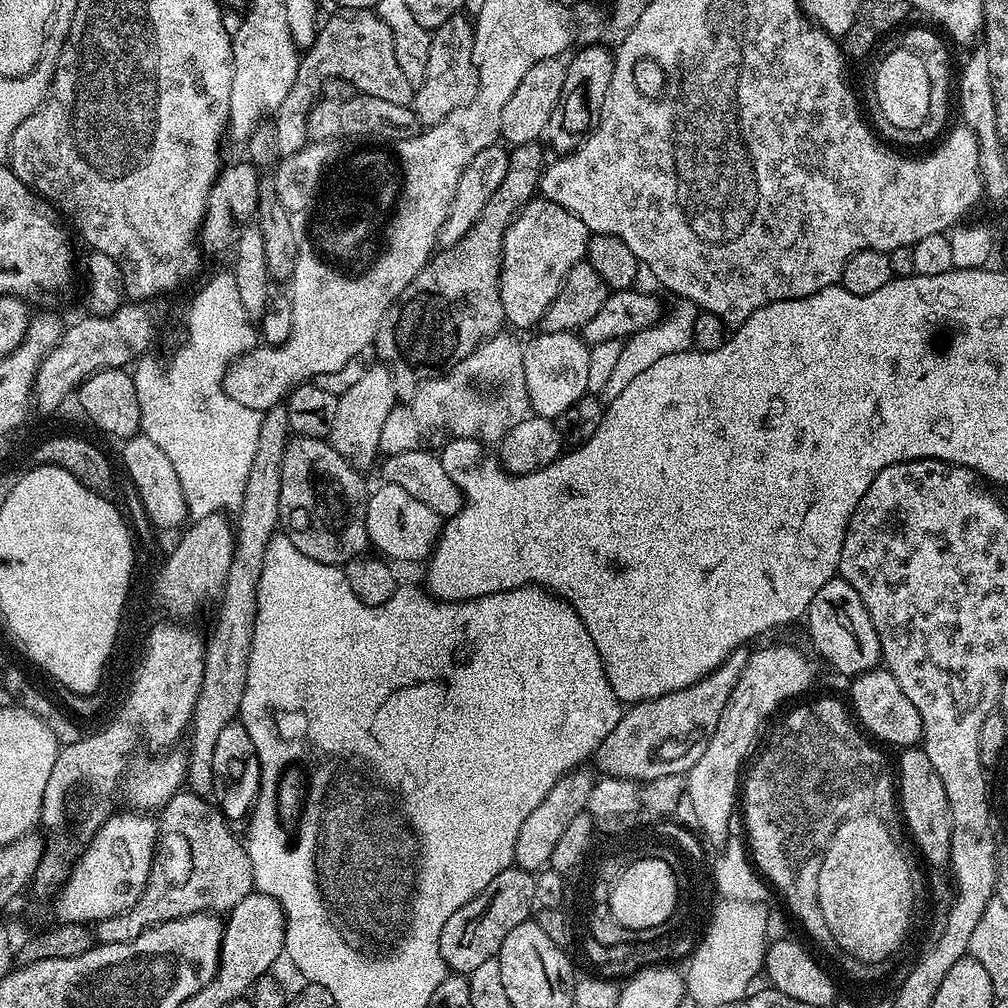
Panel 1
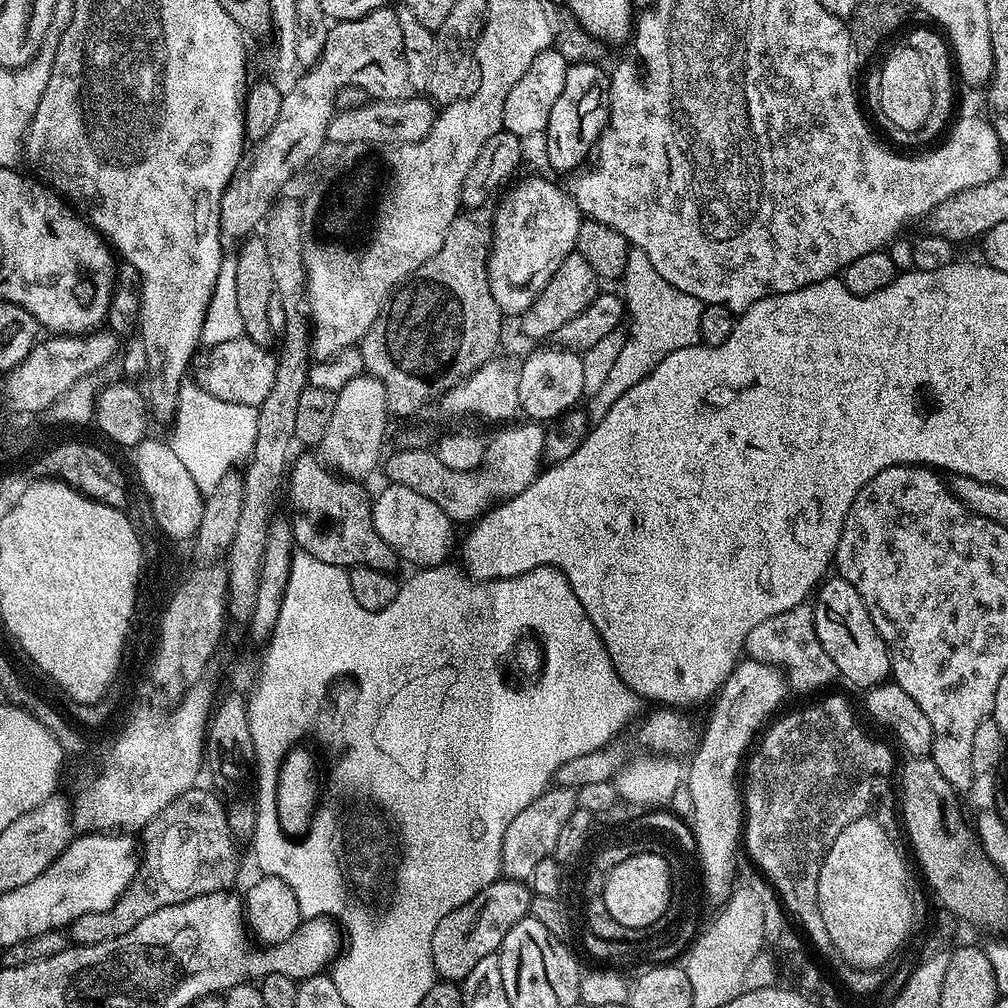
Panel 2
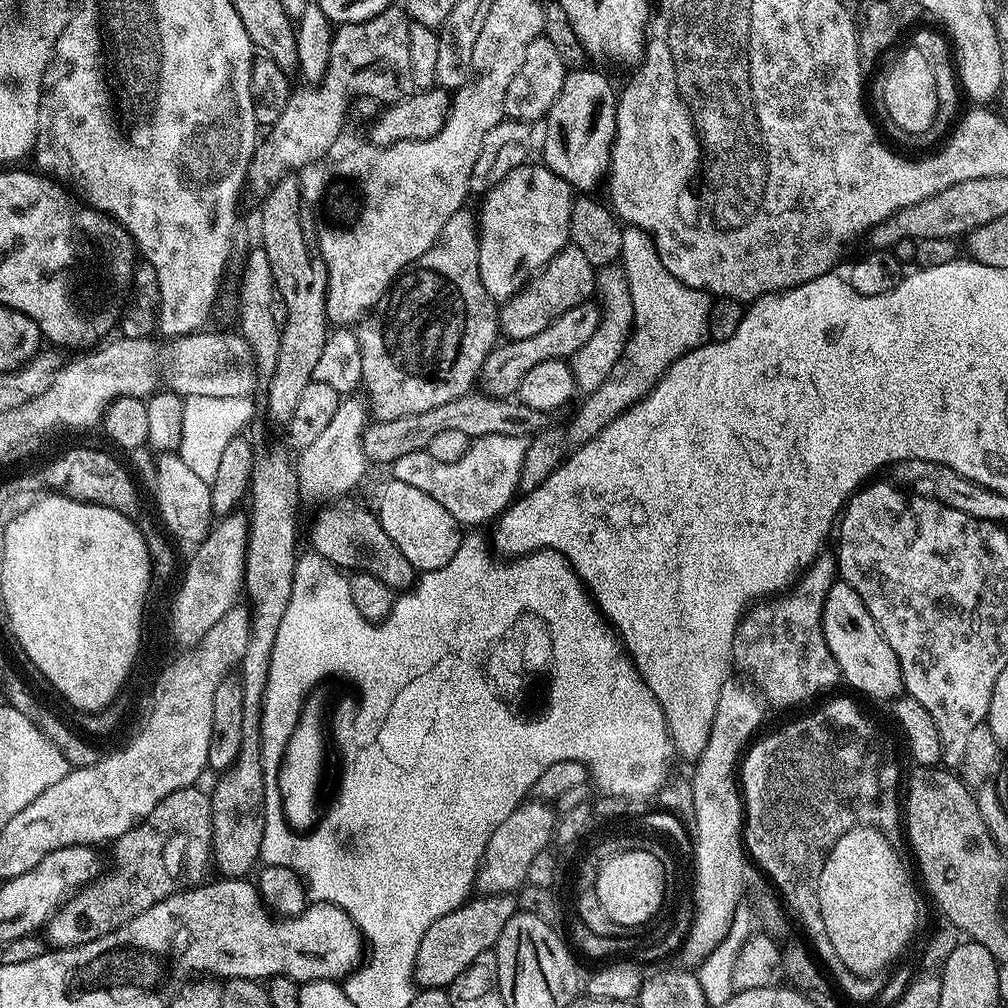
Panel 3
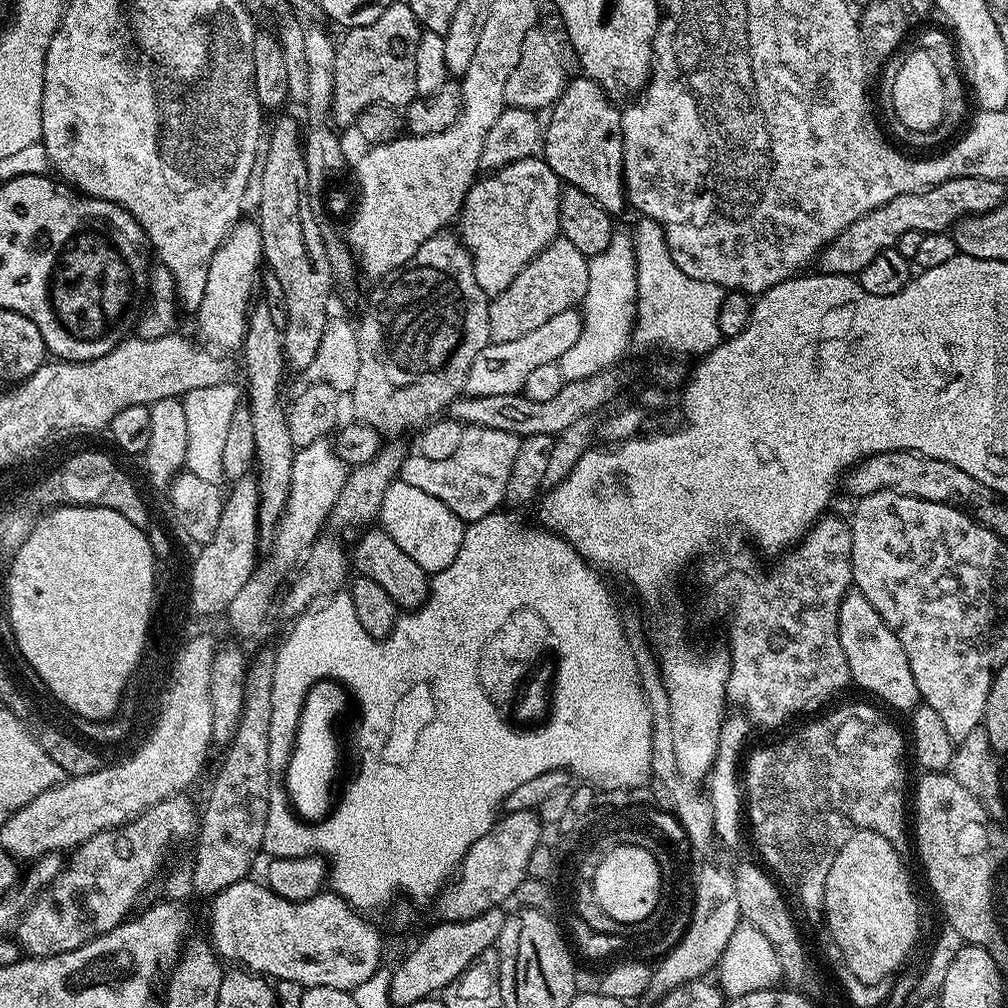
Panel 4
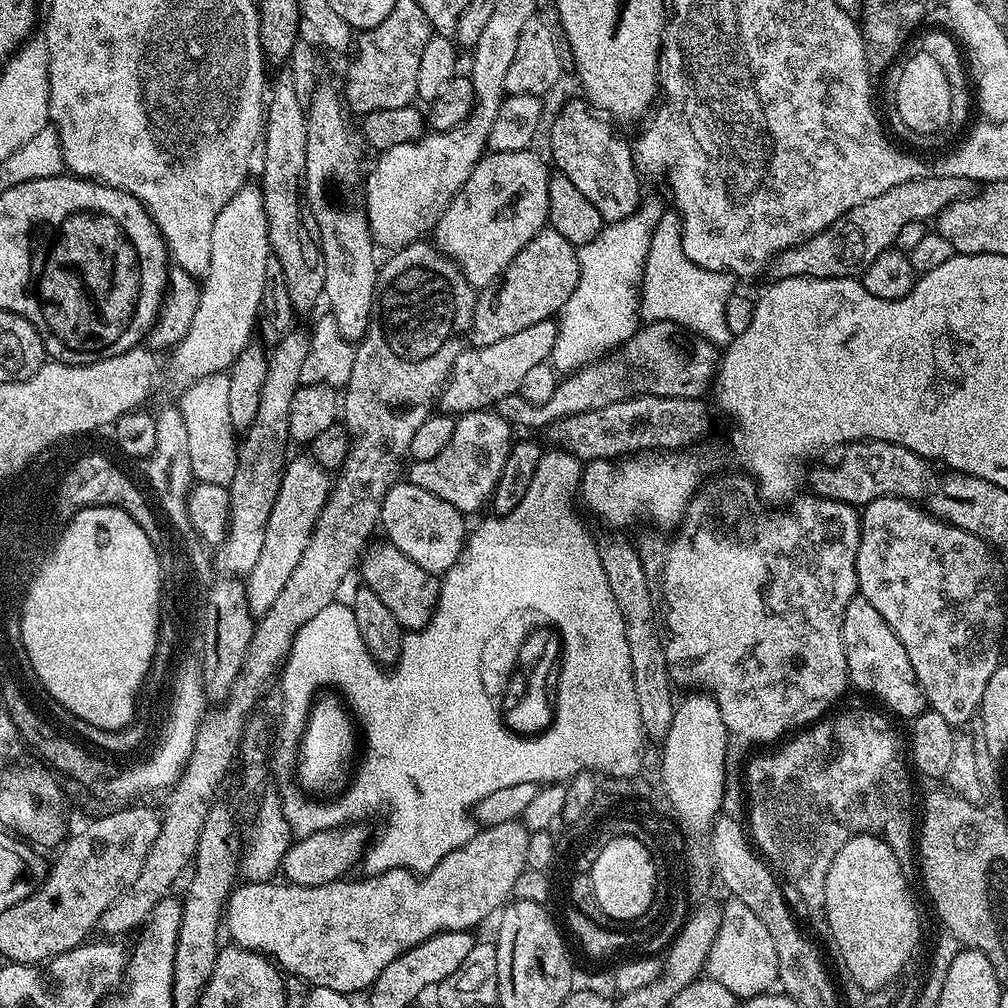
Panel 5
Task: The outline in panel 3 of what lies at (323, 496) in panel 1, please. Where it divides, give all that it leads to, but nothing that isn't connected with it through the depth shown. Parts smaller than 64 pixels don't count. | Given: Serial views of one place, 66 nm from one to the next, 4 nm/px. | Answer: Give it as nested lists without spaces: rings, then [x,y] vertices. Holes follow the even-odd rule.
[[[337,498],[321,507],[324,509],[317,514],[308,532],[312,539],[311,551],[319,554],[323,560],[331,560],[341,570],[365,572],[386,582],[386,586],[394,590],[411,589],[417,583],[418,569],[408,561],[406,554],[402,554],[402,550],[398,550],[398,546],[394,546],[390,534],[382,530],[379,515],[352,499]]]

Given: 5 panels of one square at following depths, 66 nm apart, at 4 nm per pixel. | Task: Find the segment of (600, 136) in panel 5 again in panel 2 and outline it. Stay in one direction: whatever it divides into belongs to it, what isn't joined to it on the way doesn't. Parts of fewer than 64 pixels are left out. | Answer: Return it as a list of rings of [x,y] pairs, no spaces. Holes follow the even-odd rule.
[[[596,62],[569,63],[568,65],[566,86],[562,86],[562,94],[558,97],[558,102],[554,102],[554,110],[550,110],[548,127],[542,133],[548,164],[556,172],[575,173],[593,155],[594,146],[600,140],[600,135],[608,124],[608,82],[610,76],[607,71],[603,72],[599,66],[600,64]]]

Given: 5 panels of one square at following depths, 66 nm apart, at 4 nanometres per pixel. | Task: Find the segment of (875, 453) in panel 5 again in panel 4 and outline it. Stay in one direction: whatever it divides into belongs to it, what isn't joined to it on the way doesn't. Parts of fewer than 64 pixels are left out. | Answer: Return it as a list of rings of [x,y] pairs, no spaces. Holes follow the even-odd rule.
[[[883,452],[867,456],[856,467],[848,469],[842,484],[845,489],[848,487],[852,498],[891,490],[910,498],[922,498],[939,504],[955,502],[960,506],[978,503],[980,492],[982,493],[981,484],[970,478],[966,470],[958,470],[958,466],[950,466],[950,462],[942,462],[938,458],[930,458],[917,452]]]

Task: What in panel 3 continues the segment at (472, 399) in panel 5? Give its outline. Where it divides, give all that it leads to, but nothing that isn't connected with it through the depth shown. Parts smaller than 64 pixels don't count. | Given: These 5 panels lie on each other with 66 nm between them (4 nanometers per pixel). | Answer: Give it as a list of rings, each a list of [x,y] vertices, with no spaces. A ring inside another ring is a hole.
[[[599,303],[579,304],[566,310],[566,314],[554,318],[554,322],[550,322],[546,330],[534,334],[534,338],[501,343],[492,349],[486,362],[482,362],[480,367],[478,380],[481,385],[484,383],[483,391],[496,398],[508,398],[519,393],[522,378],[526,378],[527,372],[534,370],[538,362],[568,360],[578,350],[582,350],[582,346],[586,346],[590,338],[594,338],[594,330],[598,330],[601,319],[602,308]]]

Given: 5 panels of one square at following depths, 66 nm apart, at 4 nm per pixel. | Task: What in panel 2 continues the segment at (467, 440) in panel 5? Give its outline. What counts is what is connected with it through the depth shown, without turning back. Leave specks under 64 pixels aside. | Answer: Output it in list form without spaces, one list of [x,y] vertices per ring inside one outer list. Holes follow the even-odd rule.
[[[540,422],[516,423],[501,427],[504,429],[492,441],[487,441],[480,467],[471,472],[442,466],[435,451],[406,447],[401,447],[400,452],[383,461],[382,472],[389,476],[387,479],[391,483],[406,486],[406,490],[414,490],[414,494],[422,494],[422,498],[430,498],[430,502],[454,522],[475,522],[497,502],[522,494],[522,490],[533,484],[542,471],[545,425]]]

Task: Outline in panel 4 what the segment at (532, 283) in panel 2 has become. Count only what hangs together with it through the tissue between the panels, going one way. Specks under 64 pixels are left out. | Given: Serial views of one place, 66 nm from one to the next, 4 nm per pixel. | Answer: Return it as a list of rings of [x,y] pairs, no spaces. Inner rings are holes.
[[[539,155],[527,156],[497,172],[481,175],[466,194],[458,235],[474,262],[478,286],[489,296],[502,294],[528,263],[560,236],[558,202],[562,181]]]

